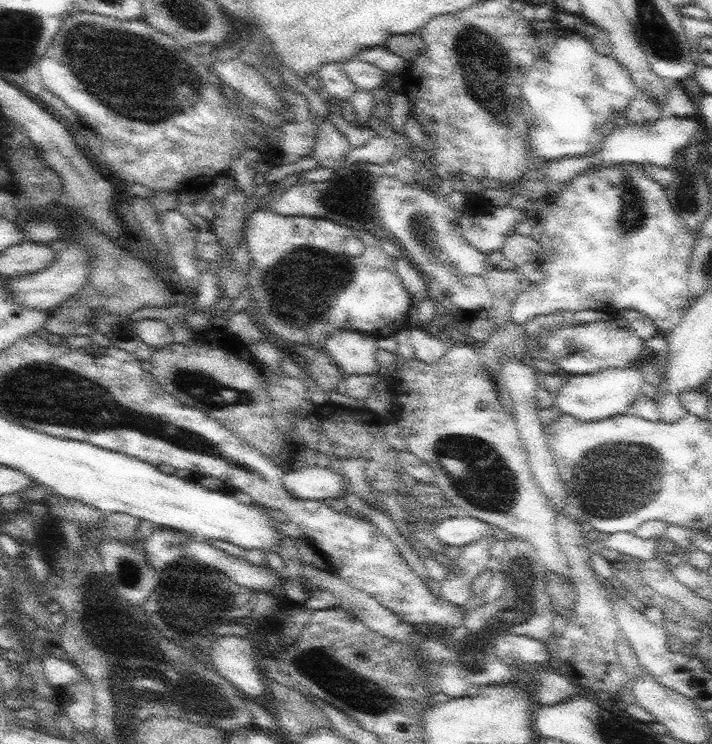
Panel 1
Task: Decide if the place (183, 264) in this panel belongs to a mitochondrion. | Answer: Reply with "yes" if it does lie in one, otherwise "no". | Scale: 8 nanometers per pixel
no

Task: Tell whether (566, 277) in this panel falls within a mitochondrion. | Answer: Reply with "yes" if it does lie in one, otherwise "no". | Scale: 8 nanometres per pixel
no

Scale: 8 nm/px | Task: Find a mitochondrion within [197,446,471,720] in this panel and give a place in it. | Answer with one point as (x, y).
(373, 698)

